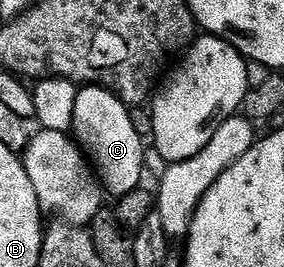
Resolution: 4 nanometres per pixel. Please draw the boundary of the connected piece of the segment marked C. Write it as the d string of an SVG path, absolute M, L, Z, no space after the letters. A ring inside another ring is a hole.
M87 85L79 88L74 94L74 124L72 126L72 136L78 143L79 149L86 154L86 160L96 170L103 190L112 195L111 198L117 199L136 191L143 184L142 172L147 172L146 163L147 146L144 138L136 135L136 127L132 127L130 109L112 91L108 91L99 85Z

